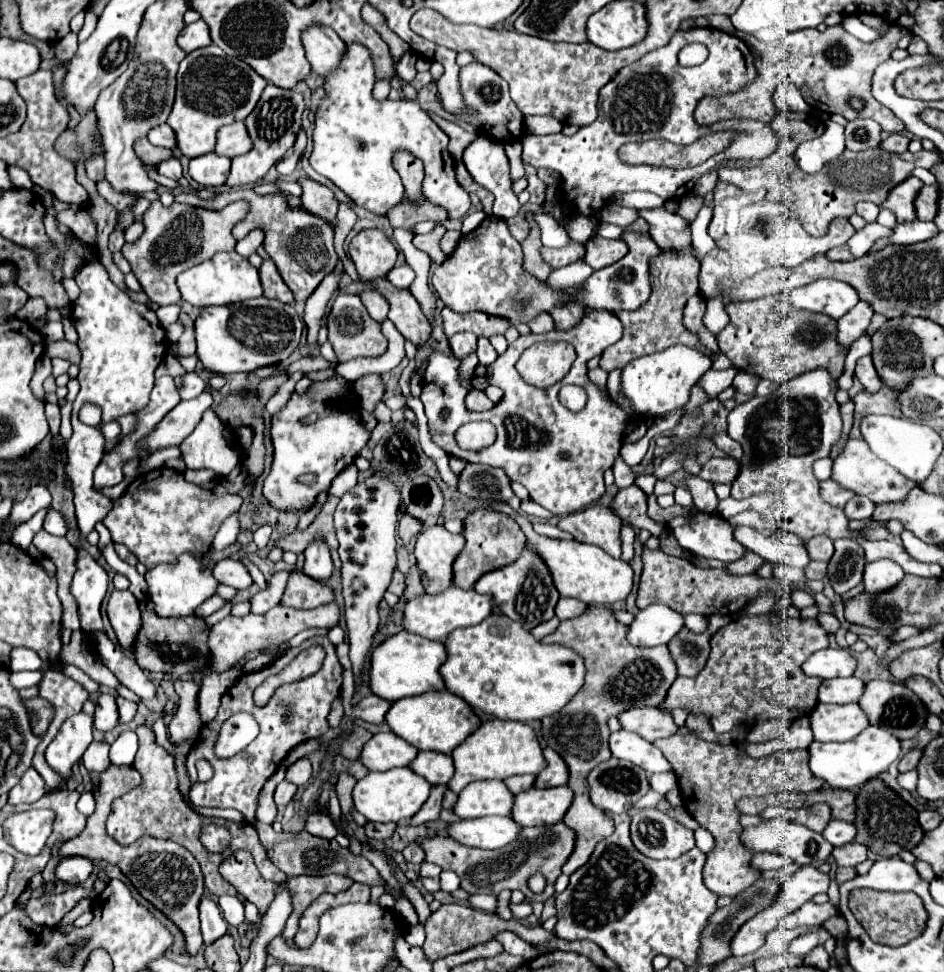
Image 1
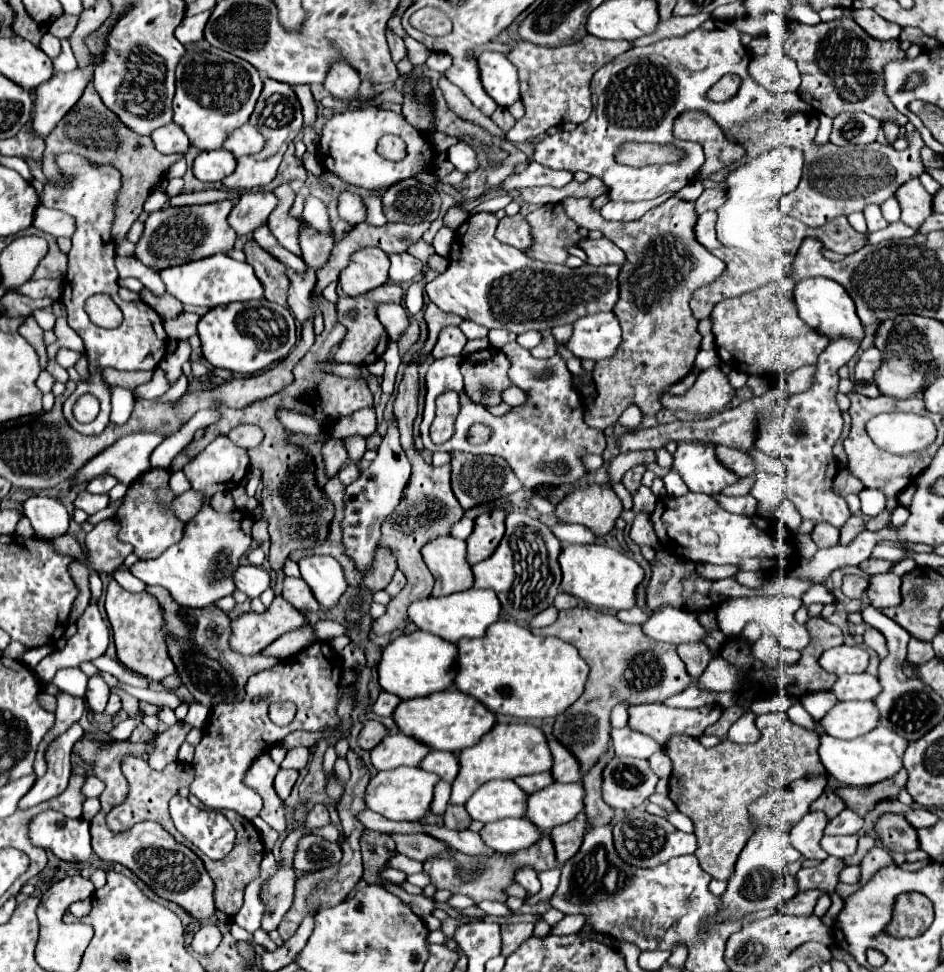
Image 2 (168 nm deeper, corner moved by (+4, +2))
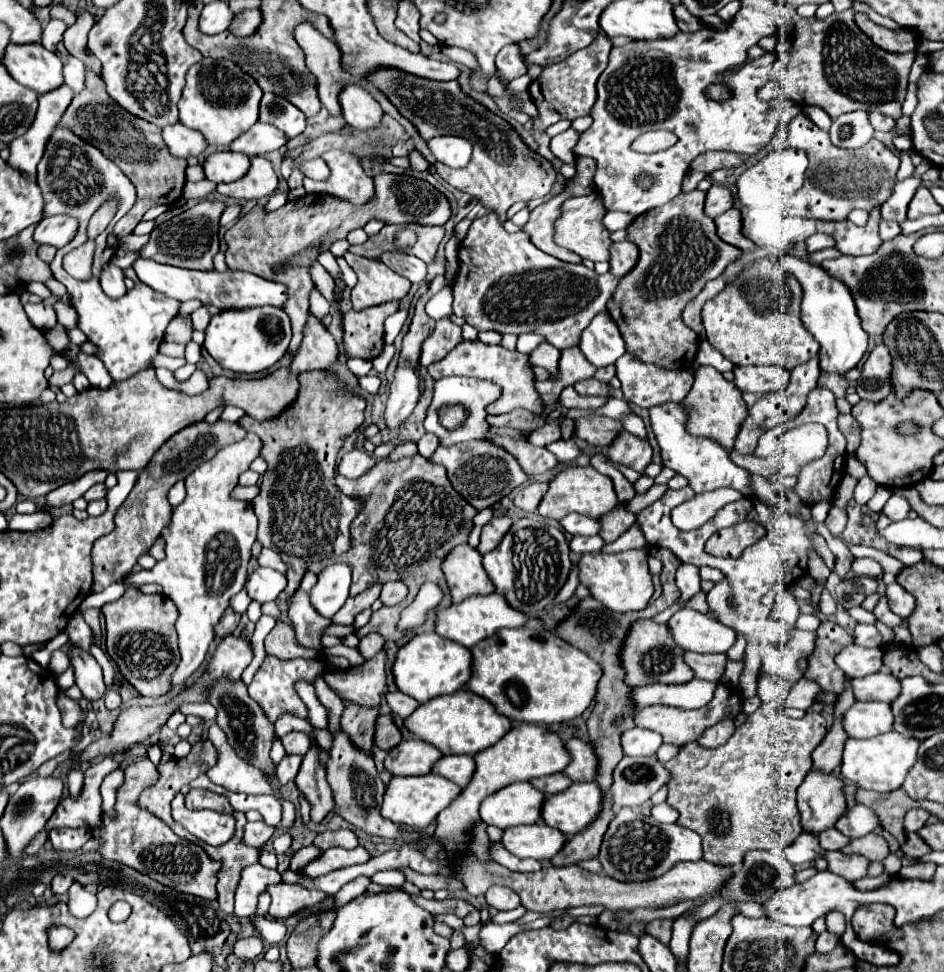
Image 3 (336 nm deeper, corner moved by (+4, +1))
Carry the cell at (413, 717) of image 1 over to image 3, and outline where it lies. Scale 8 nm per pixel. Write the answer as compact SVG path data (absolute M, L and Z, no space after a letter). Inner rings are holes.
M460 689L452 695L434 697L434 699L422 703L406 719L406 727L422 741L438 747L444 755L454 755L454 753L476 755L488 747L492 747L494 743L498 743L508 733L510 719L504 715L498 715L496 709L492 707L492 703L486 701L484 697L480 697L468 689Z

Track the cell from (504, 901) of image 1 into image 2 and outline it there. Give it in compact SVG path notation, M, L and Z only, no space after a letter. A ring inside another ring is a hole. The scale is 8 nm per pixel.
M460 894L453 895L452 898L448 900L447 904L459 911L476 905L476 903L471 898Z

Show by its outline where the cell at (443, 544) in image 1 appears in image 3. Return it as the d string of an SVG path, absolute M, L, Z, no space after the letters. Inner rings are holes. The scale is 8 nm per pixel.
M458 545L442 563L452 601L460 603L472 595L490 595L494 585L482 567L482 555L470 545Z

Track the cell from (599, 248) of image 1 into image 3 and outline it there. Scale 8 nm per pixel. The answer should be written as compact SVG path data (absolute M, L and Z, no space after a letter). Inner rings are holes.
M620 241L610 247L610 273L622 279L624 273L632 271L638 259L638 247L630 241Z

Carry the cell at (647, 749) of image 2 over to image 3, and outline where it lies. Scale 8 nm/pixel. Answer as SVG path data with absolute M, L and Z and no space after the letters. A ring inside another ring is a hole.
M634 727L622 735L622 747L626 755L654 755L660 745L662 737L642 727Z

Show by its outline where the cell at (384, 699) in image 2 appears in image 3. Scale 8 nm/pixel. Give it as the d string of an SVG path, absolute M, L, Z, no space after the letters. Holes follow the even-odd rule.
M402 691L388 693L388 695L386 695L386 699L388 699L388 705L390 705L392 713L400 715L402 719L406 719L408 715L412 715L412 711L420 705L416 699L412 699L410 695L406 695L406 693L402 693Z

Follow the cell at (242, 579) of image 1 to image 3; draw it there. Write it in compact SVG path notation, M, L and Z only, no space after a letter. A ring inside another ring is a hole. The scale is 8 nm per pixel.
M256 567L246 581L248 595L258 603L276 601L284 589L286 589L286 575L268 567Z

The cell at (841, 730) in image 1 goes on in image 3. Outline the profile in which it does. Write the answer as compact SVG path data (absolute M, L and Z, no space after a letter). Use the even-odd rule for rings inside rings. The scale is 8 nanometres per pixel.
M868 701L854 703L844 715L844 729L850 737L876 737L892 731L892 707L890 703Z

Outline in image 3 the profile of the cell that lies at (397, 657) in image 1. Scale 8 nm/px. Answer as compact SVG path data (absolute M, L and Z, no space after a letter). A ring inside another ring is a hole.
M422 633L412 637L406 645L398 649L396 661L392 665L392 673L398 689L414 697L418 703L430 701L446 693L456 693L468 683L470 669L472 669L470 649L466 649L464 645L458 645L456 641L448 641L436 633Z

